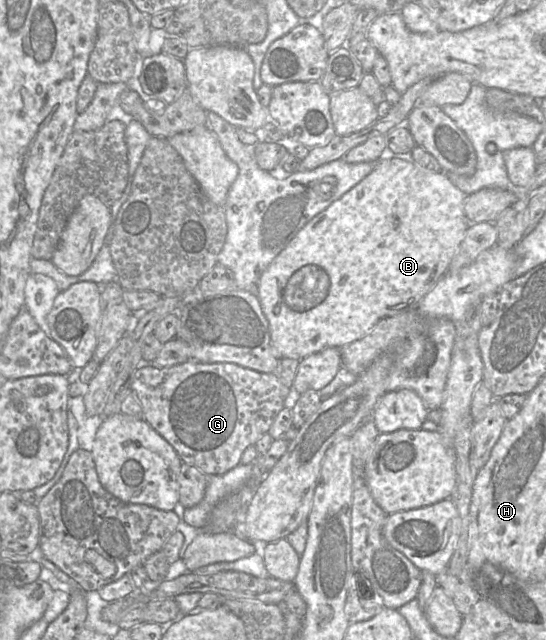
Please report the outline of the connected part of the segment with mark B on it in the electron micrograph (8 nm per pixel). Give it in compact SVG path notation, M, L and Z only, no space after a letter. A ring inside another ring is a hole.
M394 157L379 161L375 169L362 181L311 219L261 274L256 295L269 323L274 355L278 359L301 360L326 348L341 349L366 336L381 319L417 308L421 299L447 272L449 264L470 226L470 222L464 214L464 200L467 196L451 182L447 173L424 168L410 157Z

